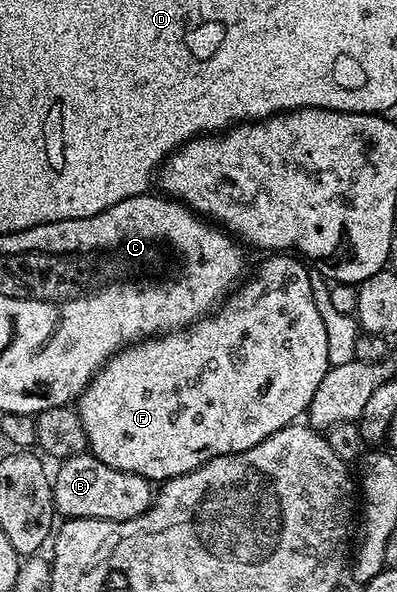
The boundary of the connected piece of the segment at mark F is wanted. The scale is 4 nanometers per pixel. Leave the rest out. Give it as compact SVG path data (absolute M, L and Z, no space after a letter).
M272 253L265 259L268 260L257 269L253 279L245 278L215 310L204 318L189 323L187 327L165 331L153 338L141 339L138 343L129 343L108 358L104 366L92 376L88 388L82 392L79 399L75 400L74 410L80 415L82 429L86 429L88 451L98 461L102 461L102 465L110 465L110 469L134 473L142 476L143 479L153 481L173 479L182 473L190 473L198 469L203 463L208 463L216 457L254 449L258 441L266 441L266 437L278 433L278 429L289 427L307 412L314 392L318 390L322 377L326 377L329 369L326 328L319 312L322 307L319 302L316 303L316 291L312 288L311 277L308 276L309 268L295 254Z

